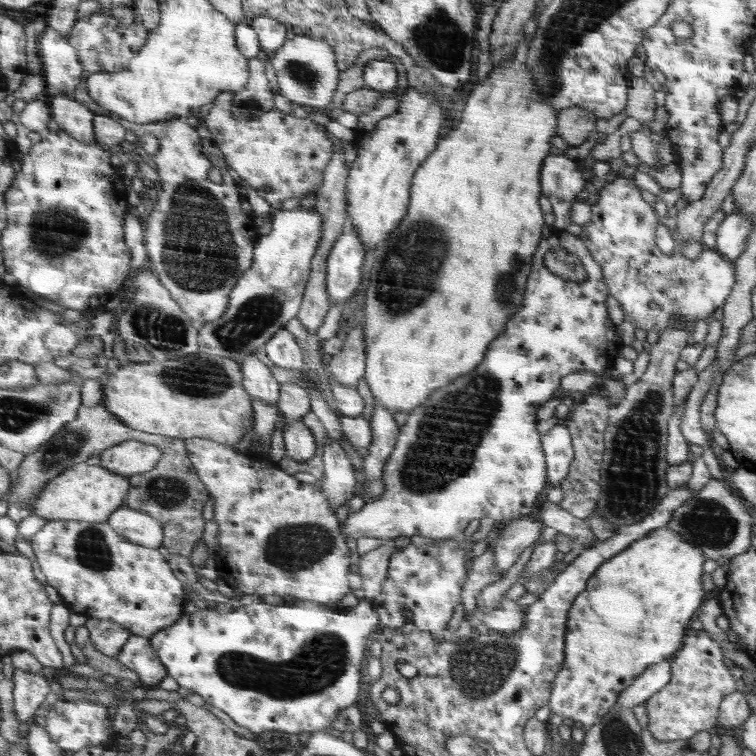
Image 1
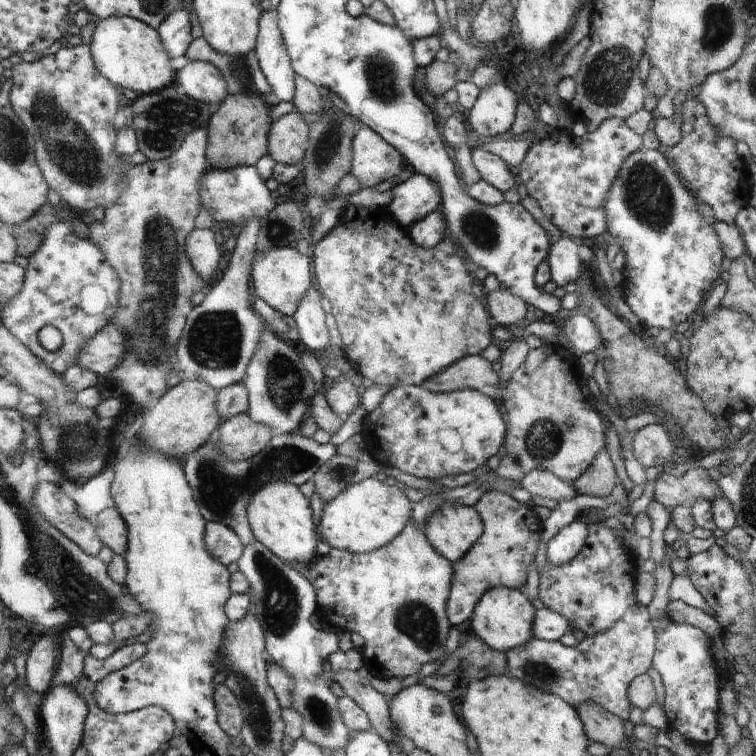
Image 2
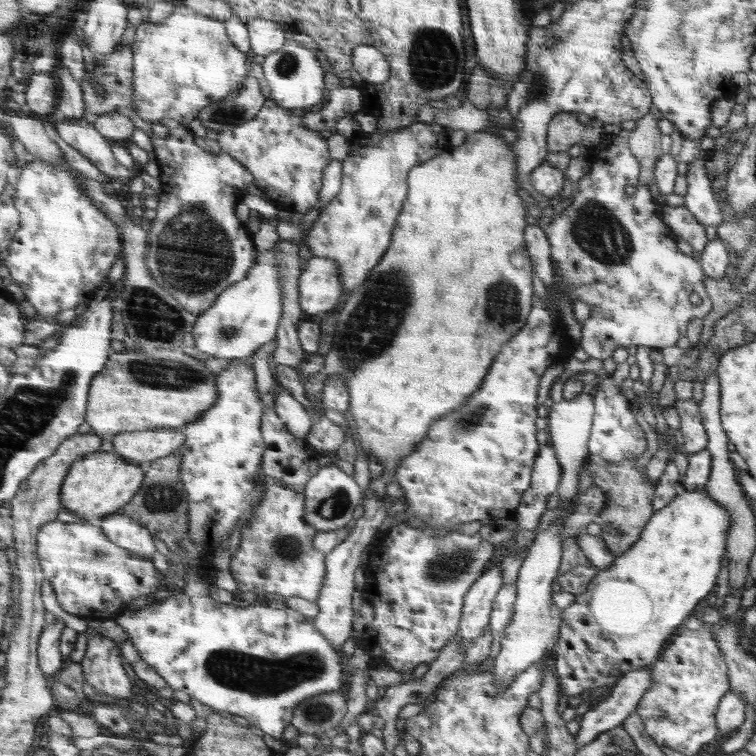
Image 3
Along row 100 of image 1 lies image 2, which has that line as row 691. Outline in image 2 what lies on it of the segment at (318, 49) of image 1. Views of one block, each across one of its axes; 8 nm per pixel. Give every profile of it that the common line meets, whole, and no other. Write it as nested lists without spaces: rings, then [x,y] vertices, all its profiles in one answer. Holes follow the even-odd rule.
[[[256,539],[245,546],[238,564],[251,584],[252,610],[264,631],[266,656],[293,678],[291,708],[304,717],[303,735],[327,754],[345,748],[352,740],[352,733],[340,714],[340,698],[331,691],[335,682],[328,667],[329,658],[340,648],[340,638],[338,632],[322,627],[317,620],[316,587],[299,568],[278,558]]]

